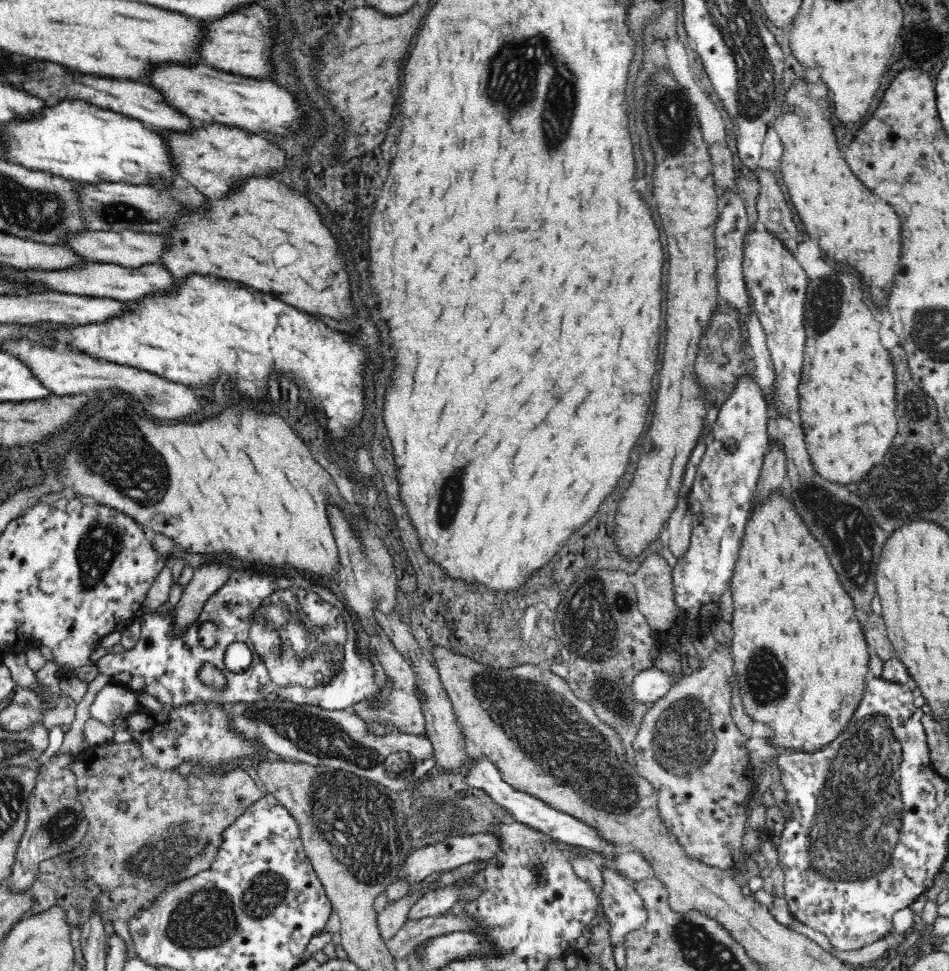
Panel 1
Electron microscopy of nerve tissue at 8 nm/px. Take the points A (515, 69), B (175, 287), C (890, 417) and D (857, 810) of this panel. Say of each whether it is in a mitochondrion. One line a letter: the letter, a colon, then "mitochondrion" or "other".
A: mitochondrion
B: other
C: other
D: mitochondrion

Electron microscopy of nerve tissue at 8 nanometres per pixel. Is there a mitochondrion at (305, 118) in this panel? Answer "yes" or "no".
no

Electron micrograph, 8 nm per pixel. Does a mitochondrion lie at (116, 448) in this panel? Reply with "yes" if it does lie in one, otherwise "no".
yes

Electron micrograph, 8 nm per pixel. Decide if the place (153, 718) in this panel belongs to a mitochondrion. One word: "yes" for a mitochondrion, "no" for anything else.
no

